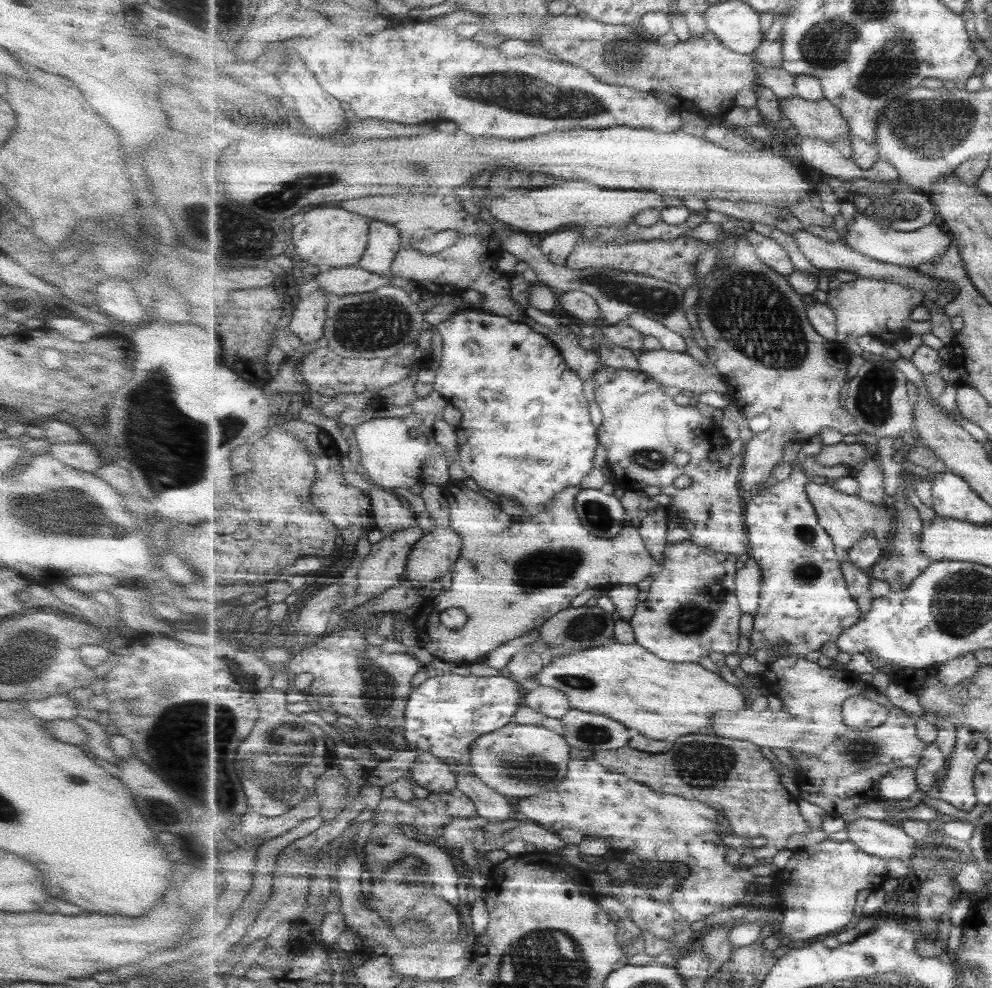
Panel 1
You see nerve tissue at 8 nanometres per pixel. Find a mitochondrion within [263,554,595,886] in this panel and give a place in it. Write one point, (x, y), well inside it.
(379, 695)

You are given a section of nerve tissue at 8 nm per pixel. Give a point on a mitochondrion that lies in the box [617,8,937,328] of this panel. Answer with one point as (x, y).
(885, 75)

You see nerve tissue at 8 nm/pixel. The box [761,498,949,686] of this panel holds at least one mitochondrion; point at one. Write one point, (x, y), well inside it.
(808, 572)

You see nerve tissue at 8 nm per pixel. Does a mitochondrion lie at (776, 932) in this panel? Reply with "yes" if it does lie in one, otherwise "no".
no

